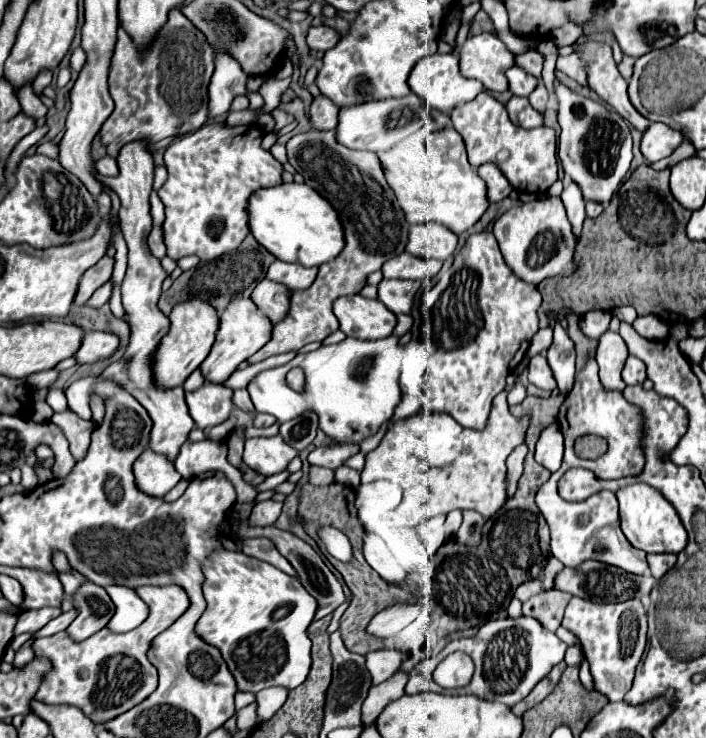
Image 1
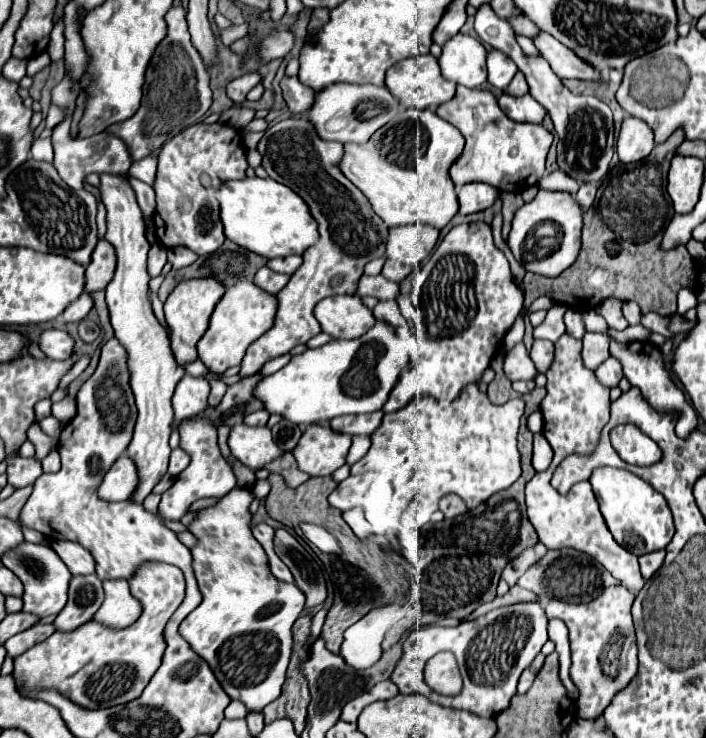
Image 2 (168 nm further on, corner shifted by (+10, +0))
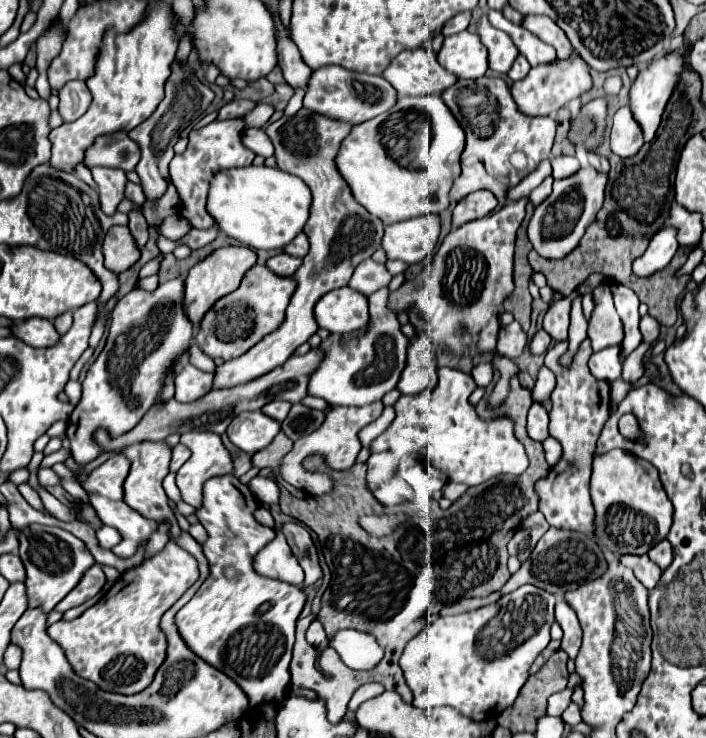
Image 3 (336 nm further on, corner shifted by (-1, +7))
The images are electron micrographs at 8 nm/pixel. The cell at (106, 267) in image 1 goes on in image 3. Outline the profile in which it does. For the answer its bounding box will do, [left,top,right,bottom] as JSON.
[102,225,140,273]

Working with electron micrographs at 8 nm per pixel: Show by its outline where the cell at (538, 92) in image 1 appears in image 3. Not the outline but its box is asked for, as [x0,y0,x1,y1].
[508,55,530,81]

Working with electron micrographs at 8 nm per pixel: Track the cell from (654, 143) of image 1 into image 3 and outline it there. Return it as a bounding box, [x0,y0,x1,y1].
[610,107,642,159]

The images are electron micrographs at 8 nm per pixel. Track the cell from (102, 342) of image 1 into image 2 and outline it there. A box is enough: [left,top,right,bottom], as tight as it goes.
[39,330,75,360]

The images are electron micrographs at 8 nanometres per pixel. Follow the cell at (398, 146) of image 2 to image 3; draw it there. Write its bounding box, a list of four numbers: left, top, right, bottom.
[336,95,464,225]

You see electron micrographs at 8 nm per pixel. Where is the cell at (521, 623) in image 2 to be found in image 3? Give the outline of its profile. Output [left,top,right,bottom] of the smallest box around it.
[400,585,556,721]

